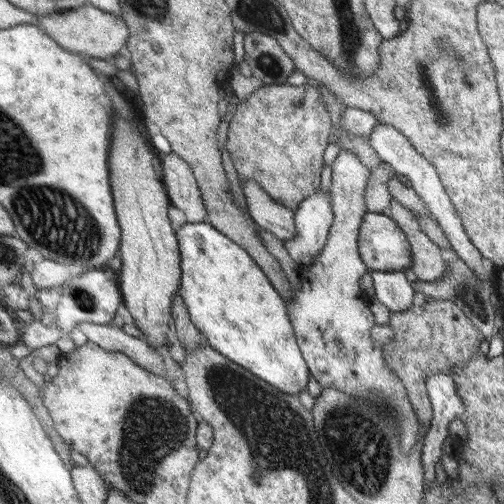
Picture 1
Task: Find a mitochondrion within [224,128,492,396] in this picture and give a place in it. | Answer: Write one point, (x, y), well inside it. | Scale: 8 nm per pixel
(469, 296)

